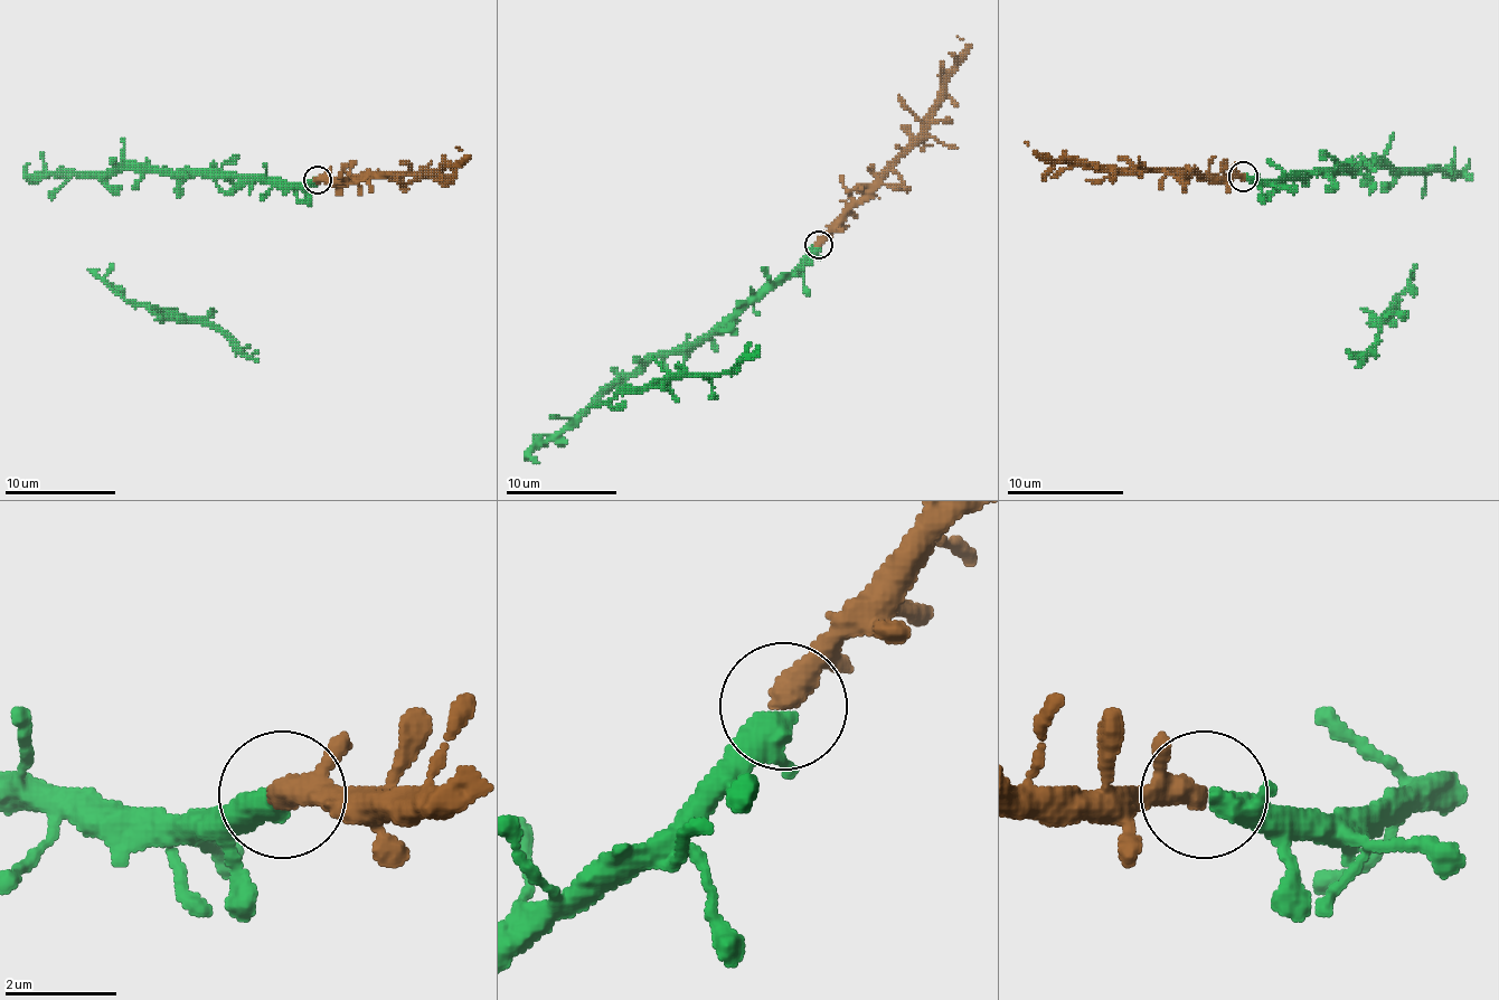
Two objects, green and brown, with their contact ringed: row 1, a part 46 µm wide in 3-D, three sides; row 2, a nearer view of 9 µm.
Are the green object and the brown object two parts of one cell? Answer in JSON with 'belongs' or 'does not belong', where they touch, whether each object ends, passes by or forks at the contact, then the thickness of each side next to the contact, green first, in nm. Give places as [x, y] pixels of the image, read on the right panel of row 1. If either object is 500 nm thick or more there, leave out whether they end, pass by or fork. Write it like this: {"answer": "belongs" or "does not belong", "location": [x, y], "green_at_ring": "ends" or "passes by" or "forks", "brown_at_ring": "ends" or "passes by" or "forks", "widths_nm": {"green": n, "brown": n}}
{"answer": "belongs", "location": [1243, 176], "green_at_ring": "passes by", "brown_at_ring": "passes by", "widths_nm": {"green": 360, "brown": 340}}

